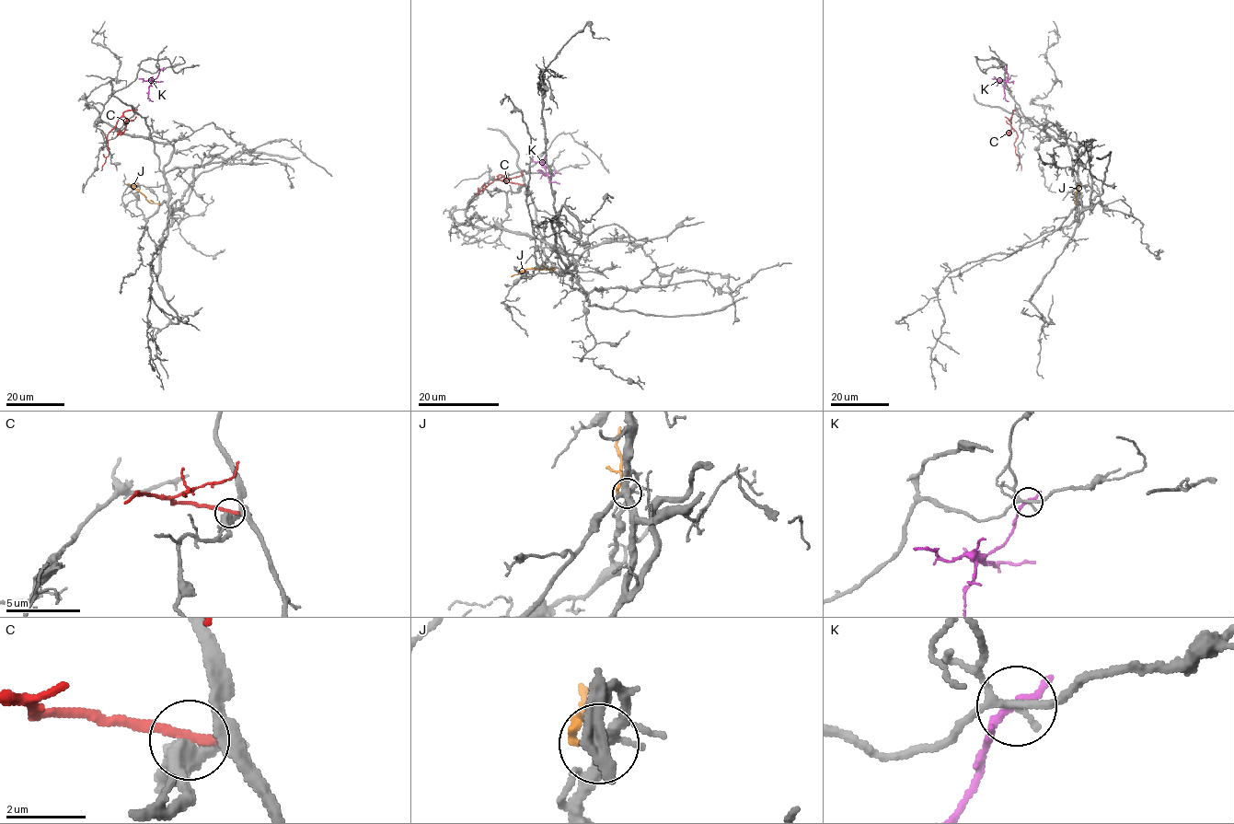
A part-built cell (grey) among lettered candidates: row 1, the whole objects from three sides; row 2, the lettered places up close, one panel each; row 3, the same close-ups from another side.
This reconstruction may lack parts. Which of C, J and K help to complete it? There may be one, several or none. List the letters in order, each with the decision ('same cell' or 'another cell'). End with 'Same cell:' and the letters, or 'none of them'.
C: another cell
J: another cell
K: another cell
Same cell: none of them

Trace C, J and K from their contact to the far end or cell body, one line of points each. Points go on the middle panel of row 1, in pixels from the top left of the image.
C: (521, 185), (494, 179), (482, 189), (483, 184), (482, 190), (474, 193)
J: (554, 271), (524, 269), (511, 277)
K: (557, 173), (553, 175), (539, 171), (546, 176)

